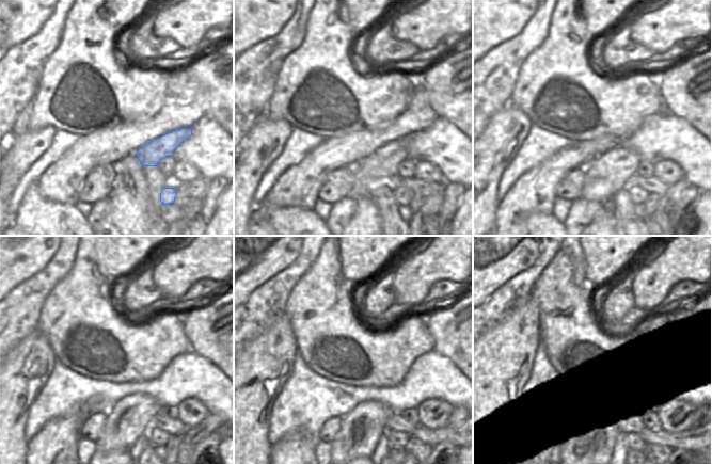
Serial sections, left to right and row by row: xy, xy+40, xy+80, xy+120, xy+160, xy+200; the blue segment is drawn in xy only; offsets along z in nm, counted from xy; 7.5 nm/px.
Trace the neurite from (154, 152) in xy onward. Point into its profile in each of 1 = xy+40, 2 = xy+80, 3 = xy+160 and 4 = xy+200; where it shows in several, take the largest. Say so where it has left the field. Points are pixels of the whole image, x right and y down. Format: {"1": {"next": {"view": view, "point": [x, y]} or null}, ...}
{"1": {"next": {"view": "xy+40", "point": [377, 169]}}, "2": {"next": {"view": "xy+80", "point": [608, 173]}}, "3": {"next": {"view": "xy+160", "point": [361, 429]}}, "4": {"next": {"view": "xy+200", "point": [591, 446]}}}

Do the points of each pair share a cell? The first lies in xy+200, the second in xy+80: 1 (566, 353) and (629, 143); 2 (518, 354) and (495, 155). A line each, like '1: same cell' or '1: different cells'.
1: different cells
2: same cell

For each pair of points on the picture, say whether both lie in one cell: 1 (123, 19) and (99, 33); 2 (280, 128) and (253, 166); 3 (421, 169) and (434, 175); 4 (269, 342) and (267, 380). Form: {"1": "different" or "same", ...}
{"1": "different", "2": "same", "3": "same", "4": "same"}

